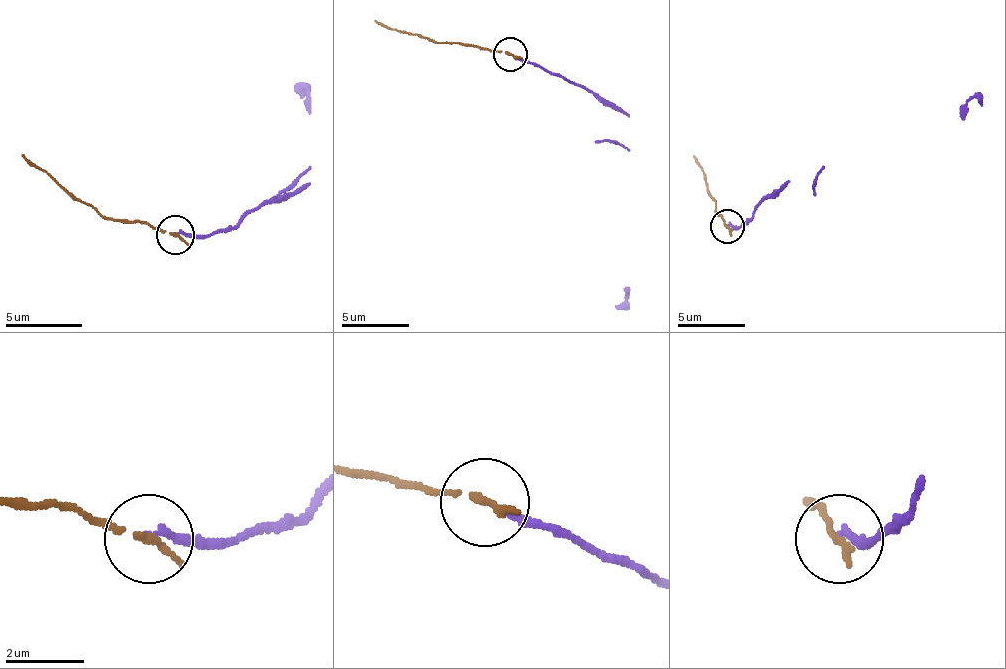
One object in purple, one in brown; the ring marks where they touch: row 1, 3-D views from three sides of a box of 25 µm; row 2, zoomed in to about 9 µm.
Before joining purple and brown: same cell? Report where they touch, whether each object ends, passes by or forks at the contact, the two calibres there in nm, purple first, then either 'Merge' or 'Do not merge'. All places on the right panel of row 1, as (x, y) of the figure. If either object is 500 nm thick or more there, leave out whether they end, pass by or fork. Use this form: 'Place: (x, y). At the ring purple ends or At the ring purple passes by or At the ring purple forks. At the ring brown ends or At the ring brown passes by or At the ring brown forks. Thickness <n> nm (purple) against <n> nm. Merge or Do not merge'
Place: (727, 226). At the ring purple ends. At the ring brown ends. Thickness 150 nm (purple) against 200 nm. Do not merge

